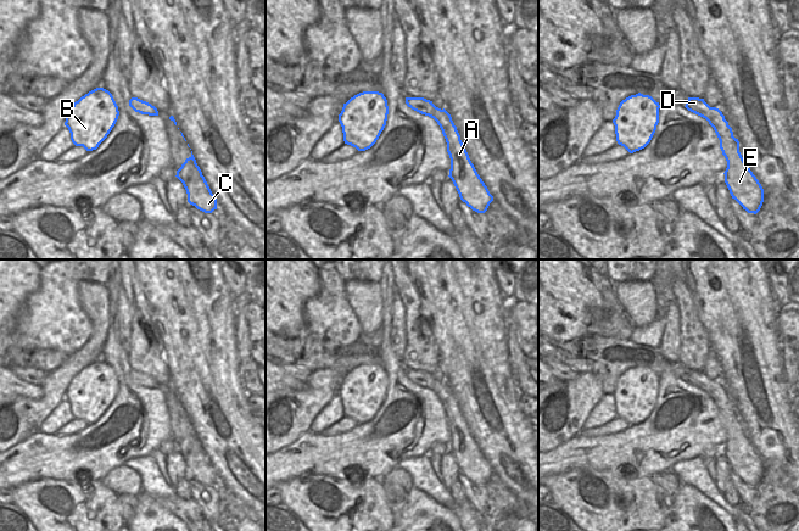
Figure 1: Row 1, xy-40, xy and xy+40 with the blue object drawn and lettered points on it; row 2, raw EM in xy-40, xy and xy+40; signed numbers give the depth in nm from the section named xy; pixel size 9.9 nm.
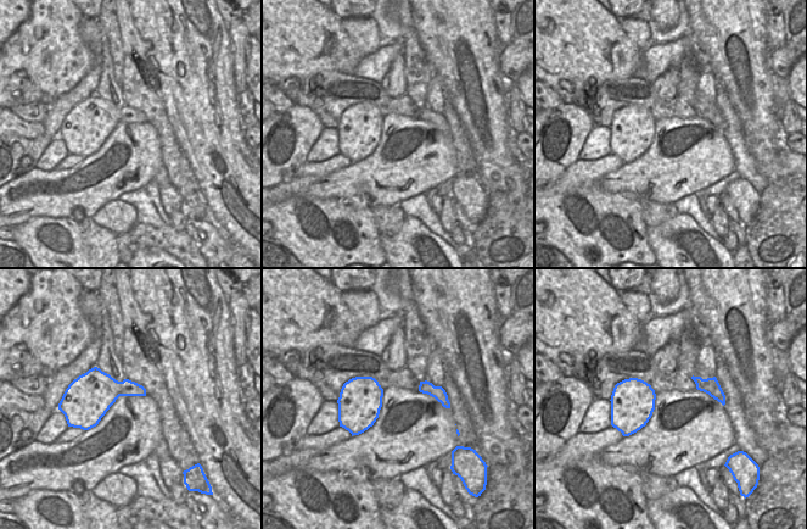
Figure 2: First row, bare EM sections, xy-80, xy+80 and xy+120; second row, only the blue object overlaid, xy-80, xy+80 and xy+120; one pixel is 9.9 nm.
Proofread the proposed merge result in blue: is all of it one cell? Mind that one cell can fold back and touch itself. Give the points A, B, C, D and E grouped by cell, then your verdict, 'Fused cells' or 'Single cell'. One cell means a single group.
Groups: A B C D E. Single cell

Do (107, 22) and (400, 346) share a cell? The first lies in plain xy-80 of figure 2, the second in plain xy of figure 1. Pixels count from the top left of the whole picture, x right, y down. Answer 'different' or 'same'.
same

